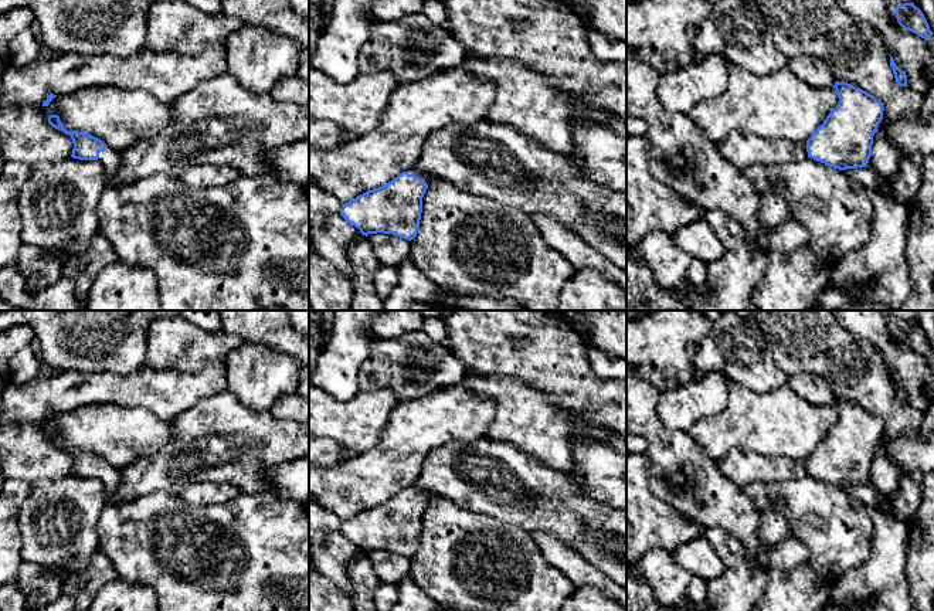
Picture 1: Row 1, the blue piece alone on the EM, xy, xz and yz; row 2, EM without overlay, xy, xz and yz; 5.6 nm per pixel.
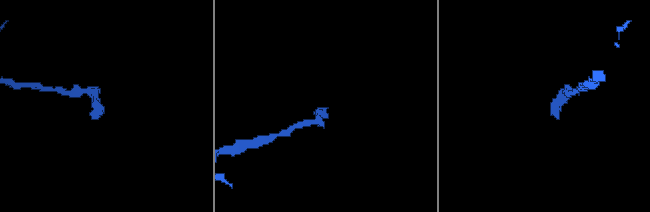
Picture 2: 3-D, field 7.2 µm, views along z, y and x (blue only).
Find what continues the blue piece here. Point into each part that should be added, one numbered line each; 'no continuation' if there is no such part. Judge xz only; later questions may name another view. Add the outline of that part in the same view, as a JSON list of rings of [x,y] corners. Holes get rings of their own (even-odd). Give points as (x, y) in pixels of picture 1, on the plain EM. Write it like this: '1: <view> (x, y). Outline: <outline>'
1: xz (415, 488). Outline: [[[412,485],[407,488],[407,491],[418,493],[424,500],[428,502],[428,495],[425,493],[424,488],[421,488],[420,485]]]

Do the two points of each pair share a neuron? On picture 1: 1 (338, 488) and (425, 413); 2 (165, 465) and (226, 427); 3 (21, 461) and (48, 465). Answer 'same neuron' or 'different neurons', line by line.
1: same neuron
2: same neuron
3: same neuron

